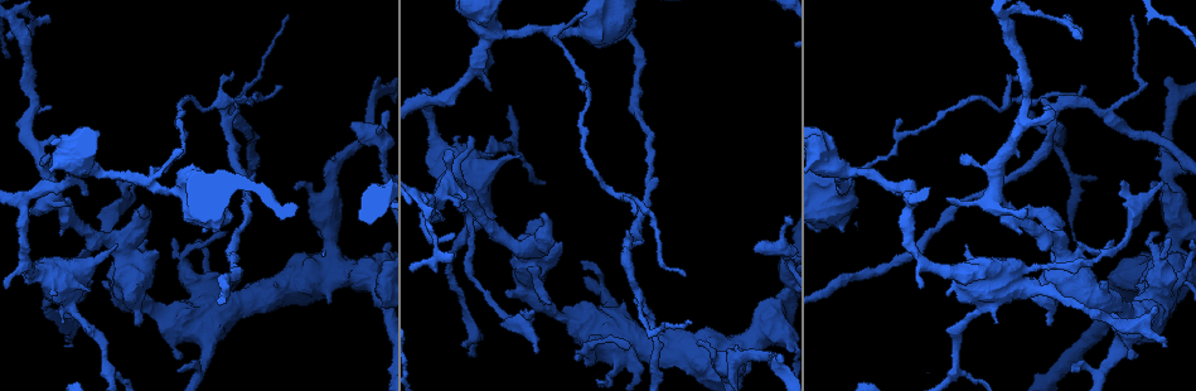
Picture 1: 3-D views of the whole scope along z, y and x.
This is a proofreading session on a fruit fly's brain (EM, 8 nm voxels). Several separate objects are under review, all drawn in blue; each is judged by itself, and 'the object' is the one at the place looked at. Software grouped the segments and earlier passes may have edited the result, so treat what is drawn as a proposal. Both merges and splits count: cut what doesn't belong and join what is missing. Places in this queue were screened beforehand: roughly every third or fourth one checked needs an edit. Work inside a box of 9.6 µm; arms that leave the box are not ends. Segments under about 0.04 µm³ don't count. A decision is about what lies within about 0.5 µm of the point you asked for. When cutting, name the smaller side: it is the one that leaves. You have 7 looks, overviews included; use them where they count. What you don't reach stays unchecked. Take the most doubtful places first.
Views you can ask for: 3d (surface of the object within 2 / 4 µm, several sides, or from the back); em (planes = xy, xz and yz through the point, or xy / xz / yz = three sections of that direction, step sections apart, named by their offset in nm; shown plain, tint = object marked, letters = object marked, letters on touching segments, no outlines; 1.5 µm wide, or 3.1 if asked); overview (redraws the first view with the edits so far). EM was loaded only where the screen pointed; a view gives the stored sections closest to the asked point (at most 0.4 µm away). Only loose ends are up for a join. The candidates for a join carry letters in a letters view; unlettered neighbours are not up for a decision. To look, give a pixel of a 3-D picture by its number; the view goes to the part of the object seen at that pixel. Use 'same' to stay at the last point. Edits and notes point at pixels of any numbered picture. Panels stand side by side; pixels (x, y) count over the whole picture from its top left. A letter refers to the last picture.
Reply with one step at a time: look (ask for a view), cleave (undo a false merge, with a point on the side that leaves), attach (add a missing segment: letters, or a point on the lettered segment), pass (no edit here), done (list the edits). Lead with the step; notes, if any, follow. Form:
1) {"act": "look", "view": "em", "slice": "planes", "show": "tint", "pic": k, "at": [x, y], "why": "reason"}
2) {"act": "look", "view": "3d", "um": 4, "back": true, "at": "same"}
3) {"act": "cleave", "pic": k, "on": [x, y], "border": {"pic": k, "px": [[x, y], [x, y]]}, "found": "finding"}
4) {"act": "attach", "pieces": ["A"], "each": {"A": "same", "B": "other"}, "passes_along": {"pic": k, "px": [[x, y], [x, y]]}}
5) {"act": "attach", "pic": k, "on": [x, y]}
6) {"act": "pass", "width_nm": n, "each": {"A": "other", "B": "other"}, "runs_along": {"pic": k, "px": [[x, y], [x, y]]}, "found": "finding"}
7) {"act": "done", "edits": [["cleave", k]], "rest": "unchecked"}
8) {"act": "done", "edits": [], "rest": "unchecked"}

{"act": "look", "view": "3d", "um": 2, "pic": 1, "at": [475, 355], "why": "an open end"}

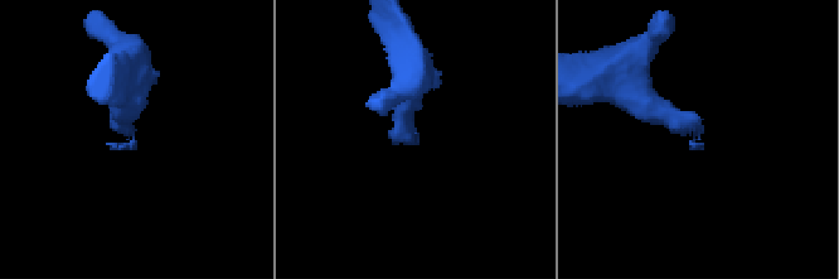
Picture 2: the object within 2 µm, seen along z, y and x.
{"act": "look", "view": "em", "slice": "planes", "show": "plain", "pic": 2, "at": [133, 148]}

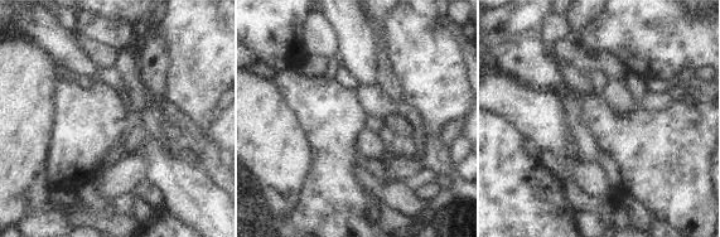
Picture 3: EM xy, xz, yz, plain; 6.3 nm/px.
{"act": "look", "view": "em", "slice": "planes", "show": "letters", "at": "same", "why": "what lies round it"}

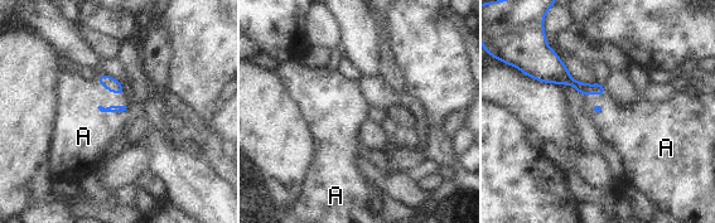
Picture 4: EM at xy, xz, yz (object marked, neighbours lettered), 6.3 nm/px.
{"act": "attach", "pieces": ["A"], "each": {"A": "same"}, "passes_along": {"pic": 4, "px": [[112, 108], [112, 106], [85, 134]]}, "found": "it goes on there"}

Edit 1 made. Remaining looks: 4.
{"act": "look", "view": "overview"}

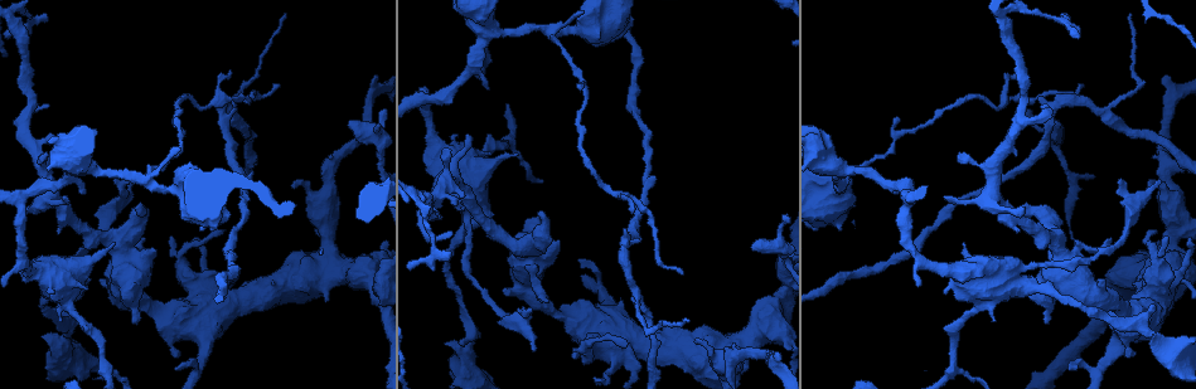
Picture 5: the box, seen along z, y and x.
{"act": "look", "view": "3d", "um": 4, "pic": 5, "at": [228, 74], "why": "an open end"}

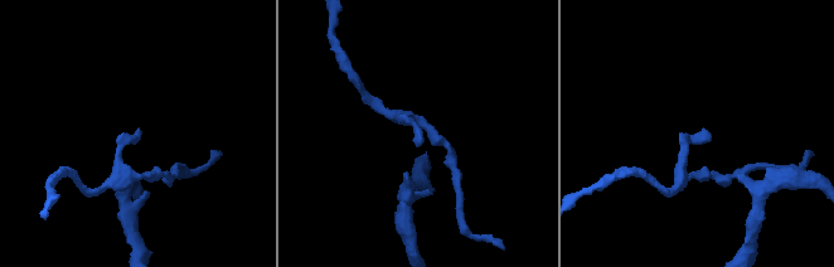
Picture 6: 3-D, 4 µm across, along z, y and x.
{"act": "look", "view": "em", "slice": "yz", "step": 4, "show": "letters", "pic": 6, "at": [710, 133], "why": "now the EM"}

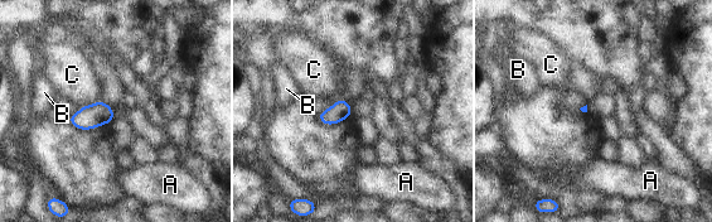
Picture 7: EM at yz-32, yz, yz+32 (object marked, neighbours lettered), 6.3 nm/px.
{"act": "pass", "longest_contact_nm": ["C", 140], "each": {"A": "other", "B": "other", "C": "other"}, "found": "none of them fits"}

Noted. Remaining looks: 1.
{"act": "done", "edits": [["attach", 4]], "rest": "unchecked"}

